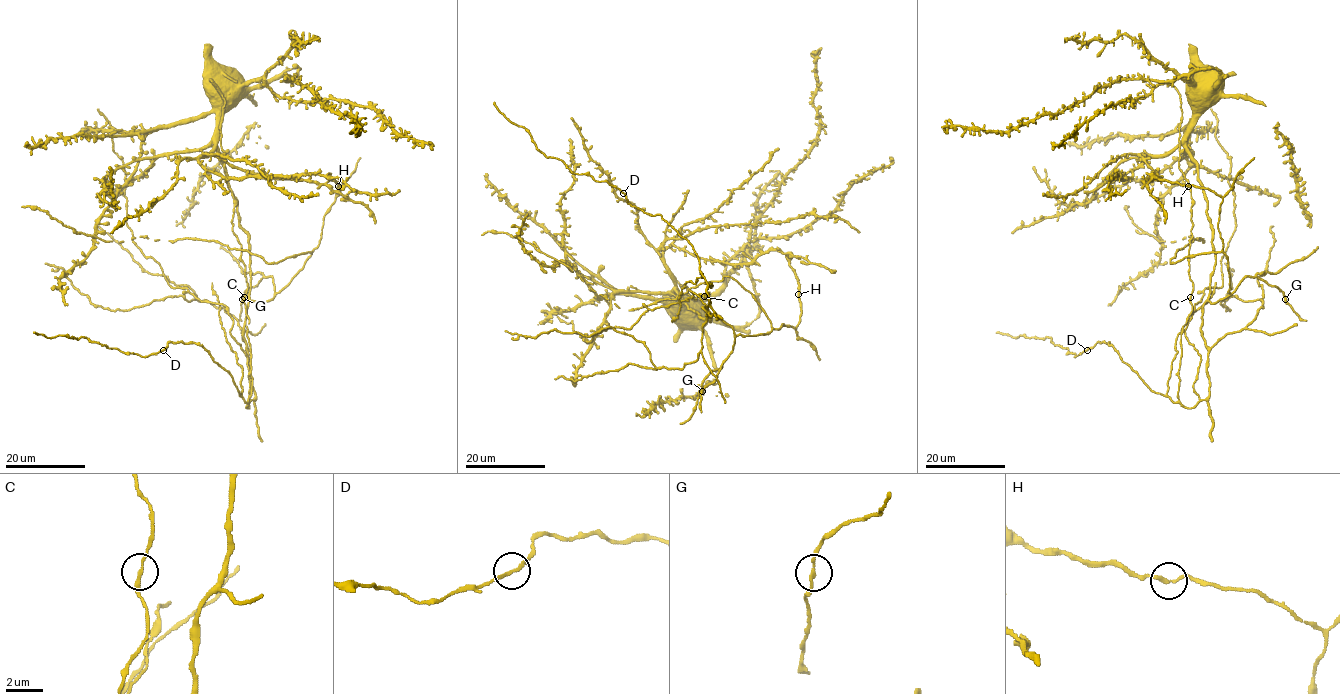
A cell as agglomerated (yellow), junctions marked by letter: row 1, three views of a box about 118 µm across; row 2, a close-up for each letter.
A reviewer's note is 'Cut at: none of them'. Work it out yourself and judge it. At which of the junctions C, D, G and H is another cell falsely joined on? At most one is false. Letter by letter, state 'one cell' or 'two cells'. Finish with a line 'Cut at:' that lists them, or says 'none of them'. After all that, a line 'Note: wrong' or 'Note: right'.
C: one cell
D: one cell
G: one cell
H: one cell
Cut at: none of them
Note: right

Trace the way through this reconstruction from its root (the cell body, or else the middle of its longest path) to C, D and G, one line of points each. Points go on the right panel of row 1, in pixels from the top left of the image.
C: (1194, 84), (1189, 85), (1193, 119), (1188, 136), (1180, 143), (1178, 162), (1192, 200), (1190, 297)
D: (1194, 84), (1185, 151), (1215, 257), (1201, 327), (1209, 395), (1186, 408), (1109, 343), (1087, 350)
G: (1194, 84), (1185, 151), (1196, 165), (1212, 230), (1208, 300), (1227, 297), (1247, 276), (1275, 286), (1285, 299)

